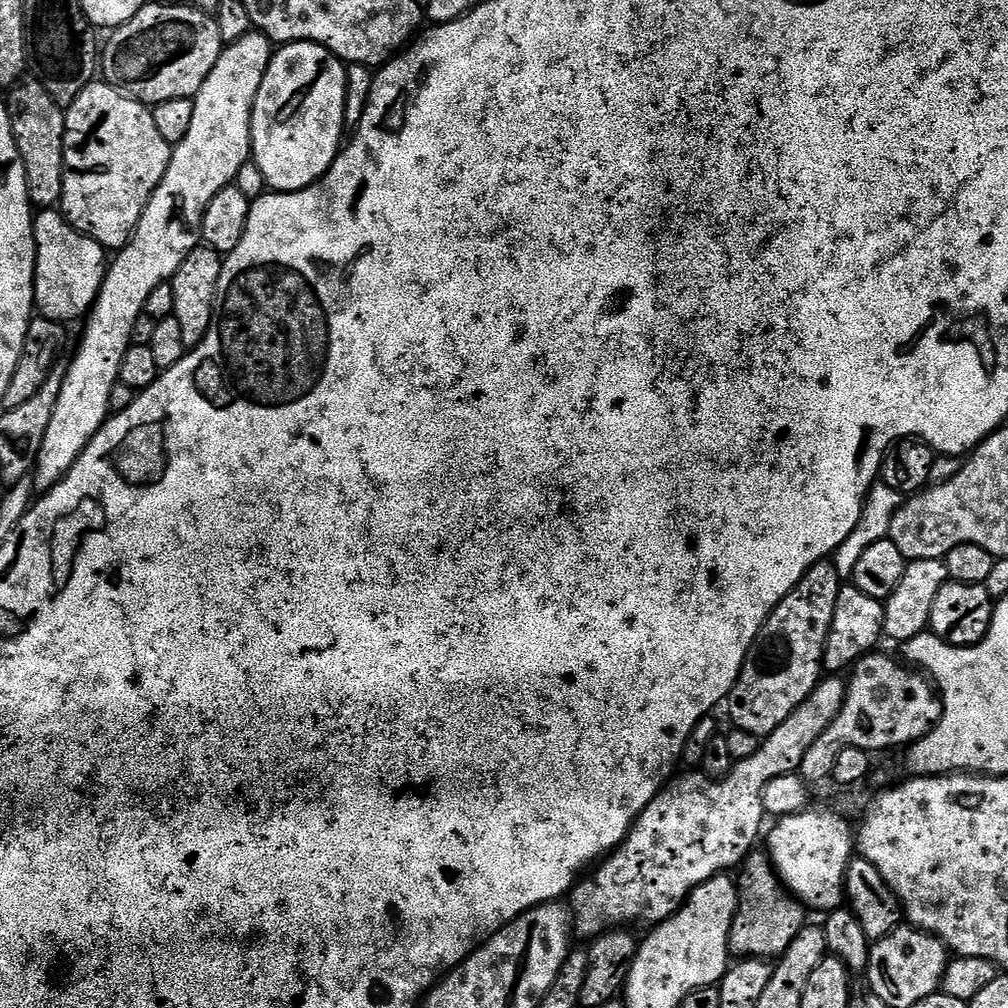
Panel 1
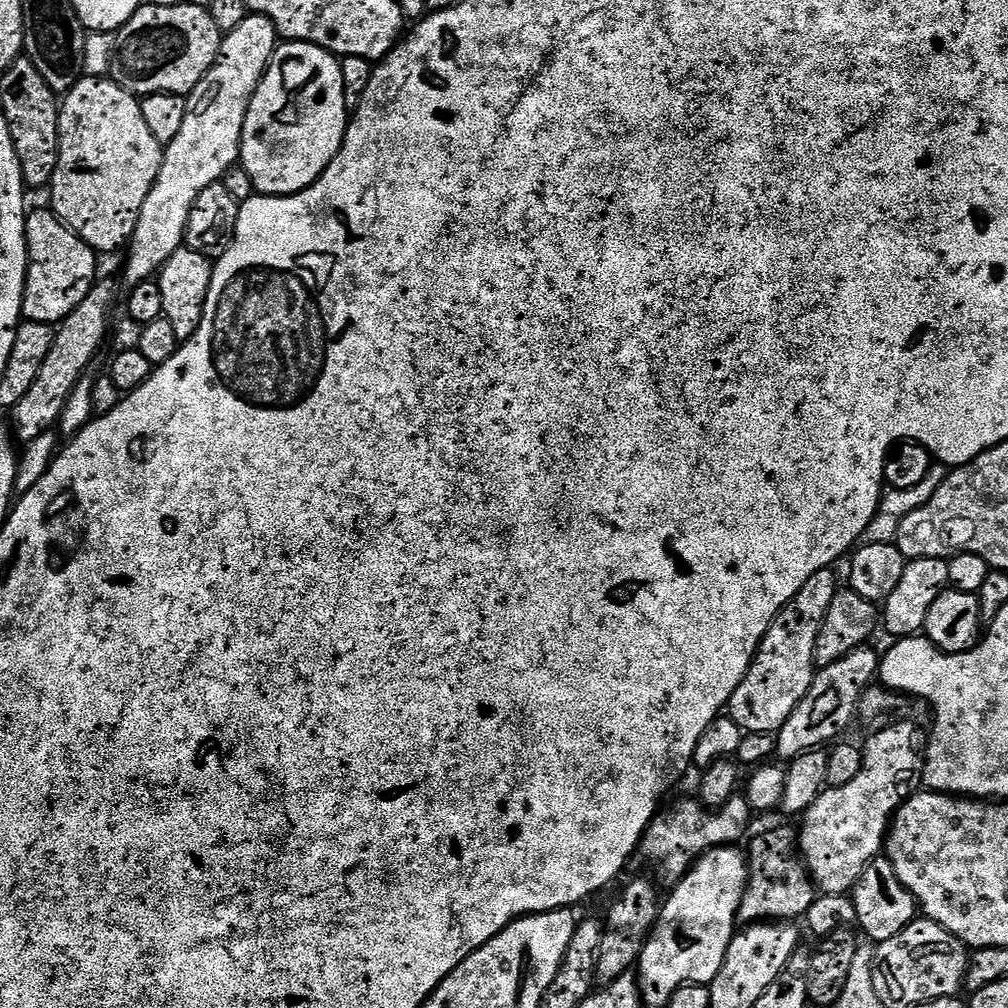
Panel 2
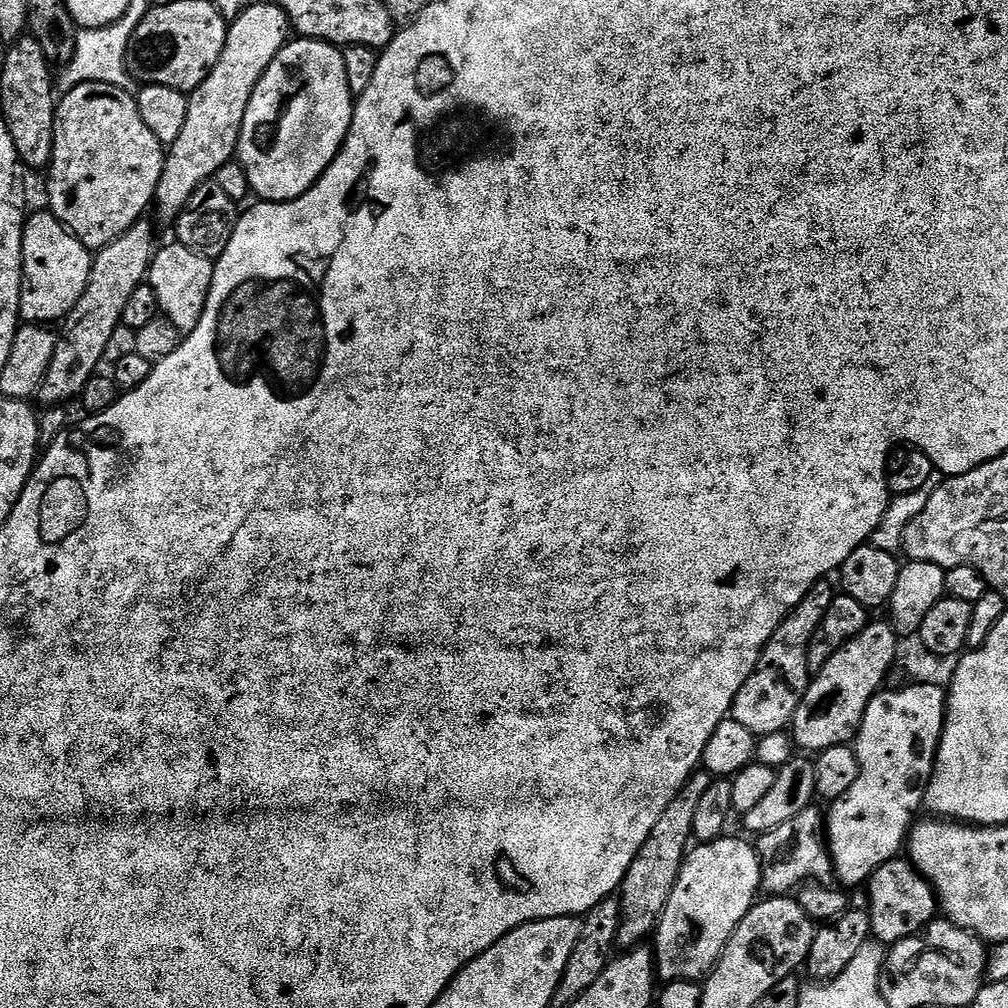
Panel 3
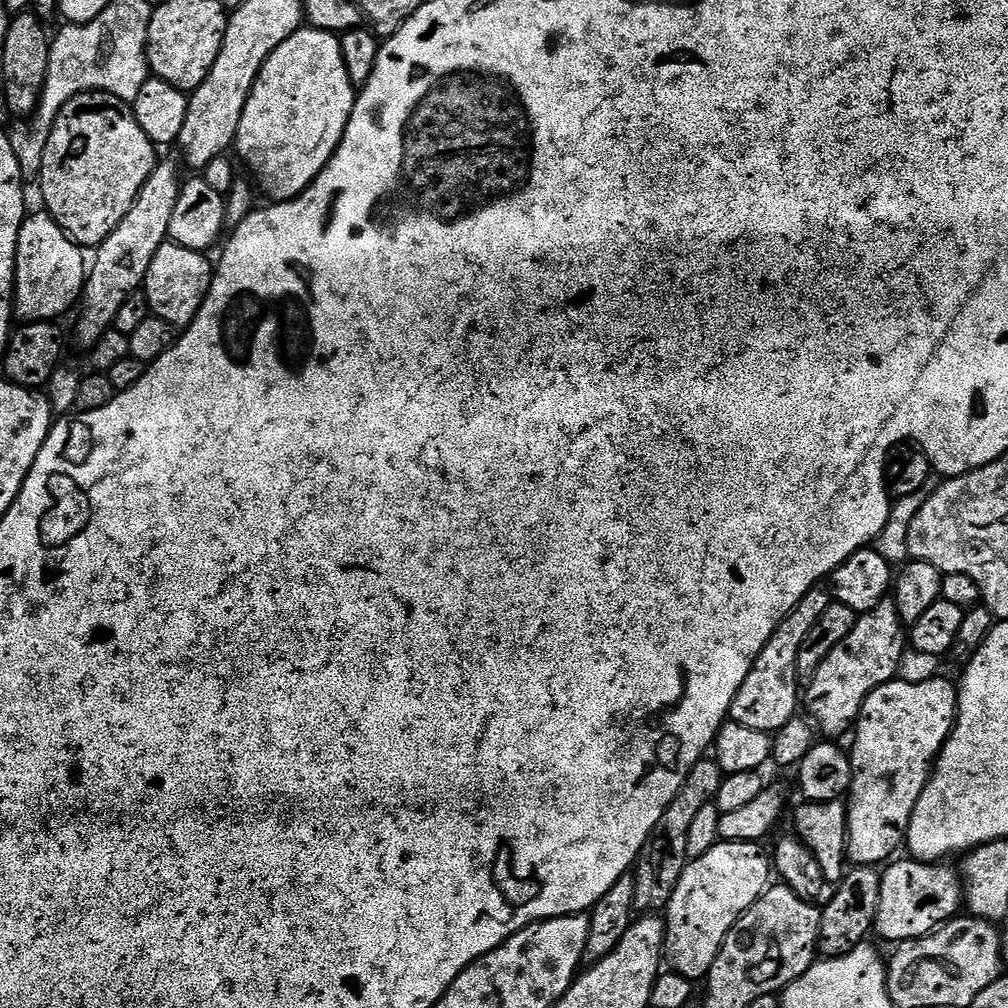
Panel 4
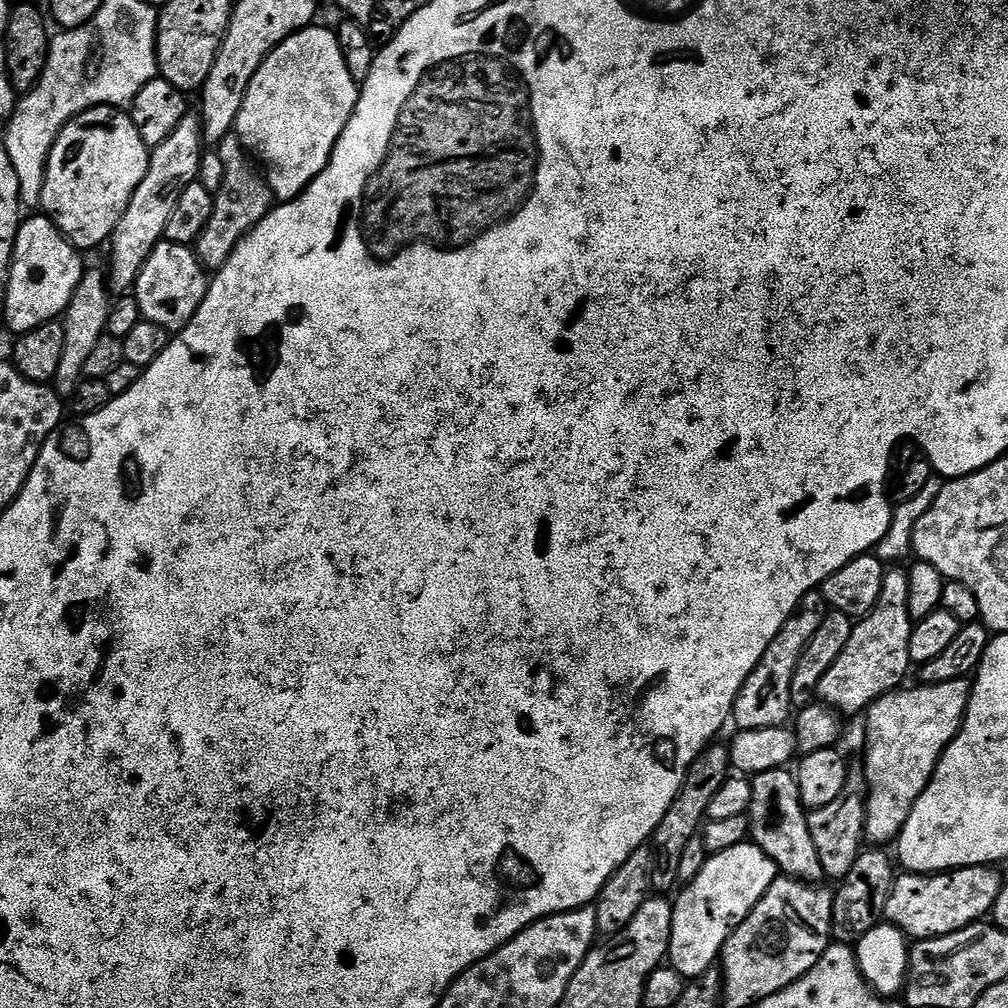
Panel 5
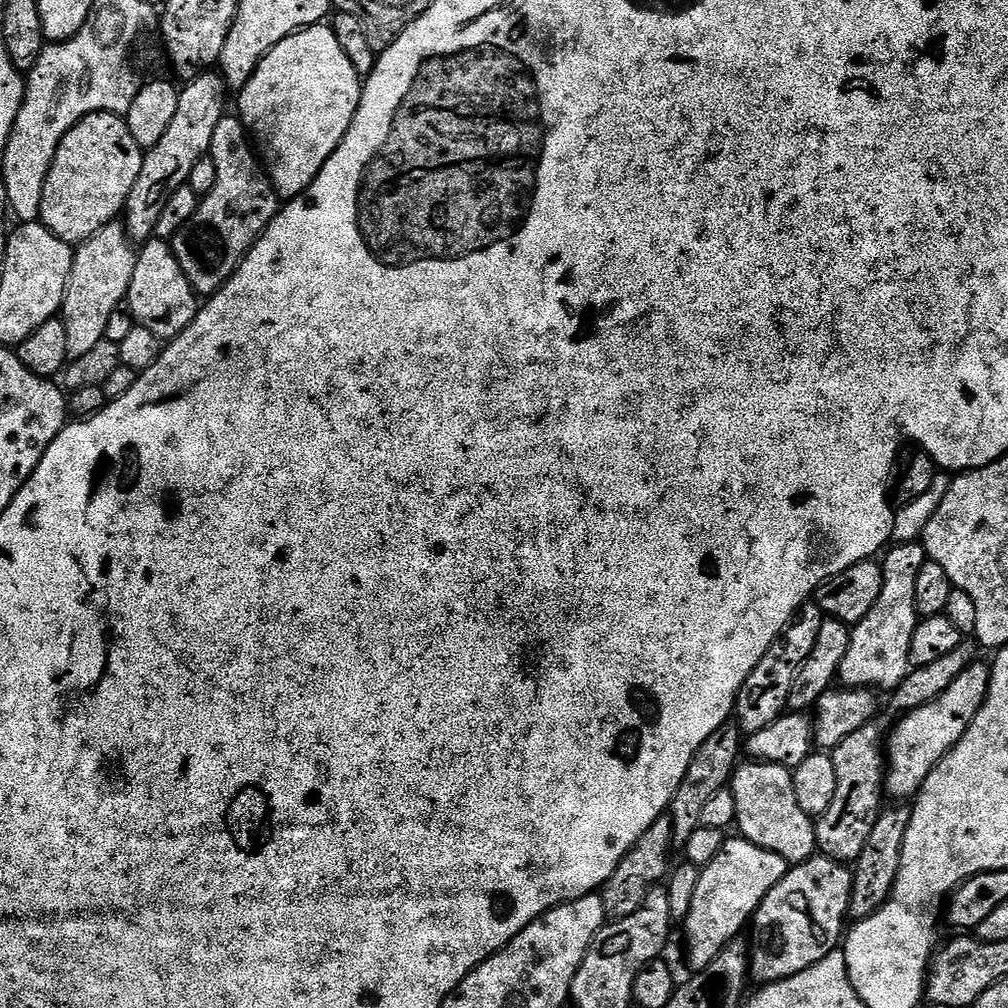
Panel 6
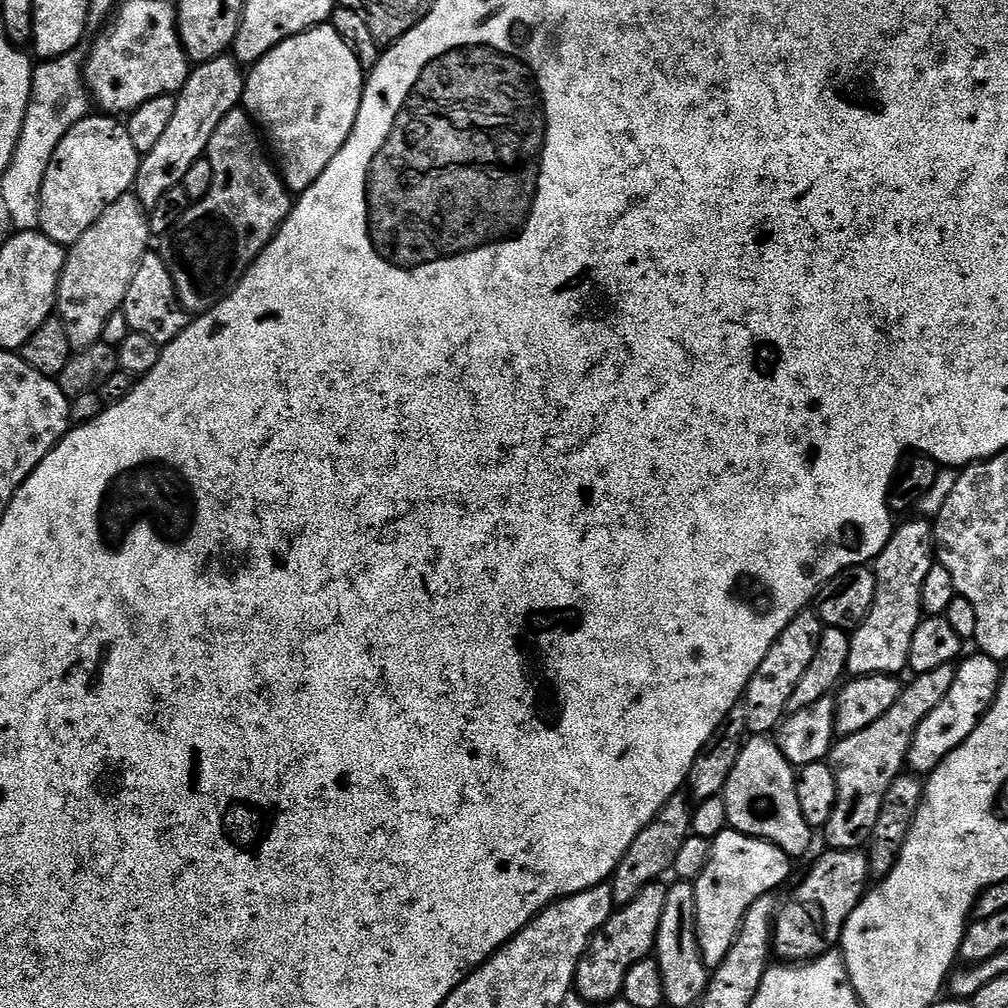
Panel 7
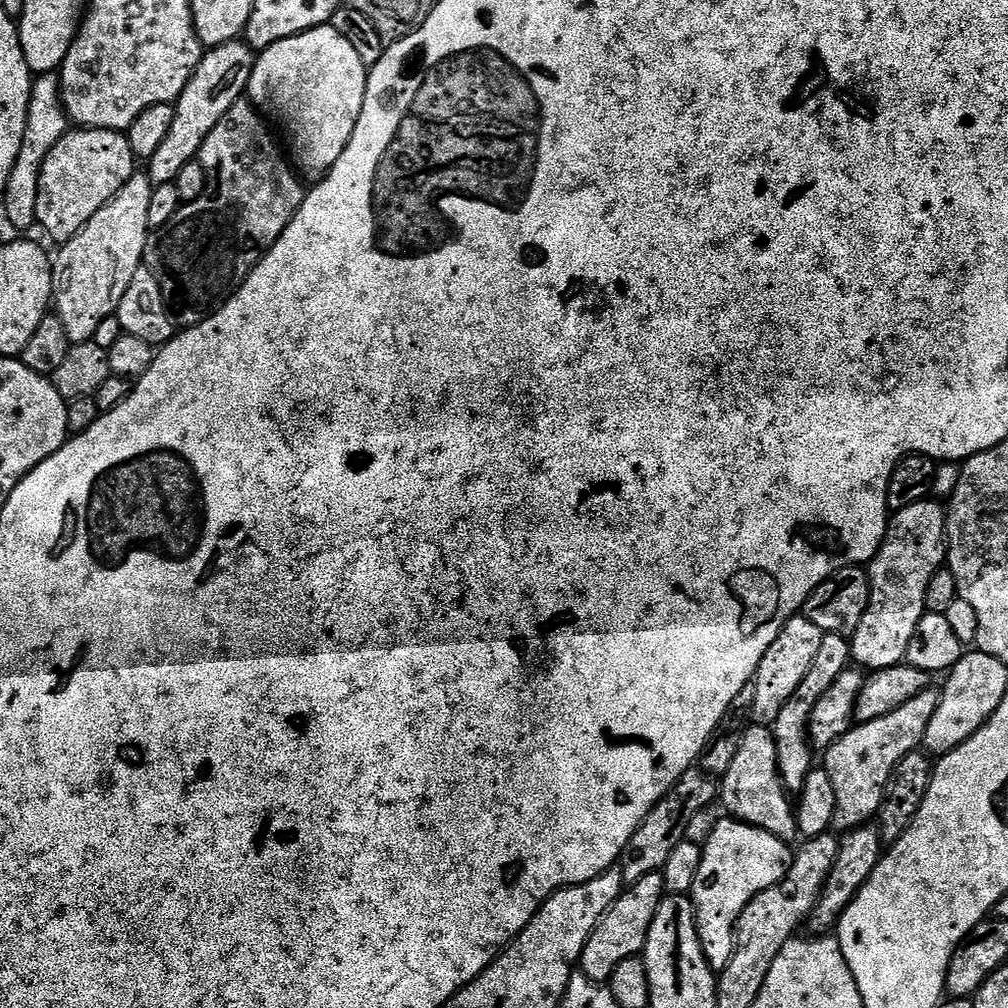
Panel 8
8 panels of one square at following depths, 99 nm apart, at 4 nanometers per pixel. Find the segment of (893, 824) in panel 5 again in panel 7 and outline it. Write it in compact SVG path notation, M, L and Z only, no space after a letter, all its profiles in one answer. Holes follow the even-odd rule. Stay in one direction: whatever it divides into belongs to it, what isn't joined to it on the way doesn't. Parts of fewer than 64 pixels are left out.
M983 654L975 655L965 655L959 661L954 686L950 686L946 698L942 698L942 702L938 702L938 706L934 706L934 710L930 710L926 718L922 718L922 726L916 728L906 761L907 767L913 773L931 774L955 748L962 746L962 742L970 738L978 722L995 702L1000 689L1001 661Z

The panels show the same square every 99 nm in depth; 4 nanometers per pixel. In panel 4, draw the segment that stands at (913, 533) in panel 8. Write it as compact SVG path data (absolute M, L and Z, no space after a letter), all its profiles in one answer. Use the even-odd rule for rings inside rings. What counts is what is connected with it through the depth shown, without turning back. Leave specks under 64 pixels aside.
M886 598L874 610L863 613L854 630L830 650L826 662L818 666L812 683L806 688L807 715L823 735L824 732L828 735L825 737L840 738L836 736L853 731L866 698L870 698L878 686L897 679L899 672L896 671L904 660L904 644L906 648L906 625L900 621L895 603Z

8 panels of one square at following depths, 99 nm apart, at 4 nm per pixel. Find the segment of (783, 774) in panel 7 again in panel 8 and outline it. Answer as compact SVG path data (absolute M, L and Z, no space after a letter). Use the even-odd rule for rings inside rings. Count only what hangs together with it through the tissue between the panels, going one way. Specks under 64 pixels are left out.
M753 723L744 731L744 737L738 746L738 754L734 757L734 763L722 777L722 800L723 796L725 804L723 807L725 809L728 807L732 811L729 813L735 819L766 830L785 842L797 839L794 804L783 782L780 781L778 750L774 746L774 734L771 727Z

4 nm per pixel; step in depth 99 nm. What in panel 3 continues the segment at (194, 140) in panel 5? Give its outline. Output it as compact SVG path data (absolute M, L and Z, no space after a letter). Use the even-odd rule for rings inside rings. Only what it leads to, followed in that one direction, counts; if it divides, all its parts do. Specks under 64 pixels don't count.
M141 218L121 236L114 238L114 242L110 242L105 248L99 249L95 253L86 290L82 294L82 298L78 298L72 313L65 316L62 321L64 333L62 331L59 333L54 358L50 362L50 370L40 384L38 400L41 400L42 405L60 406L68 402L64 400L75 401L86 386L86 382L90 382L90 378L97 375L99 368L96 367L104 364L104 356L109 353L106 342L112 341L114 330L121 327L122 310L126 307L130 294L134 294L134 290L138 290L138 286L147 281L148 268L152 265L152 258L156 254L157 247L156 232L152 229L151 222L148 221L148 218Z

